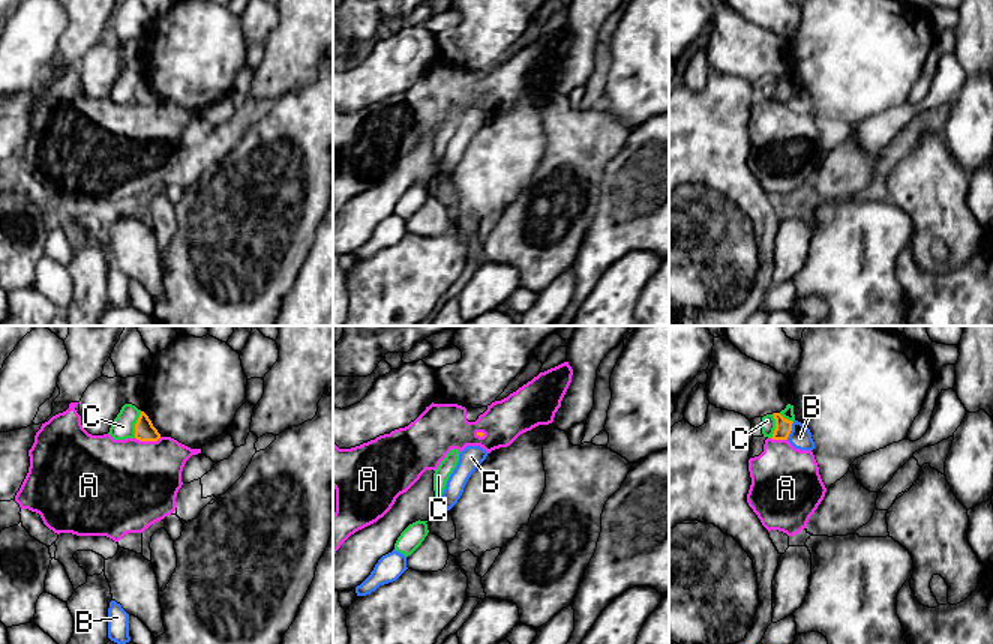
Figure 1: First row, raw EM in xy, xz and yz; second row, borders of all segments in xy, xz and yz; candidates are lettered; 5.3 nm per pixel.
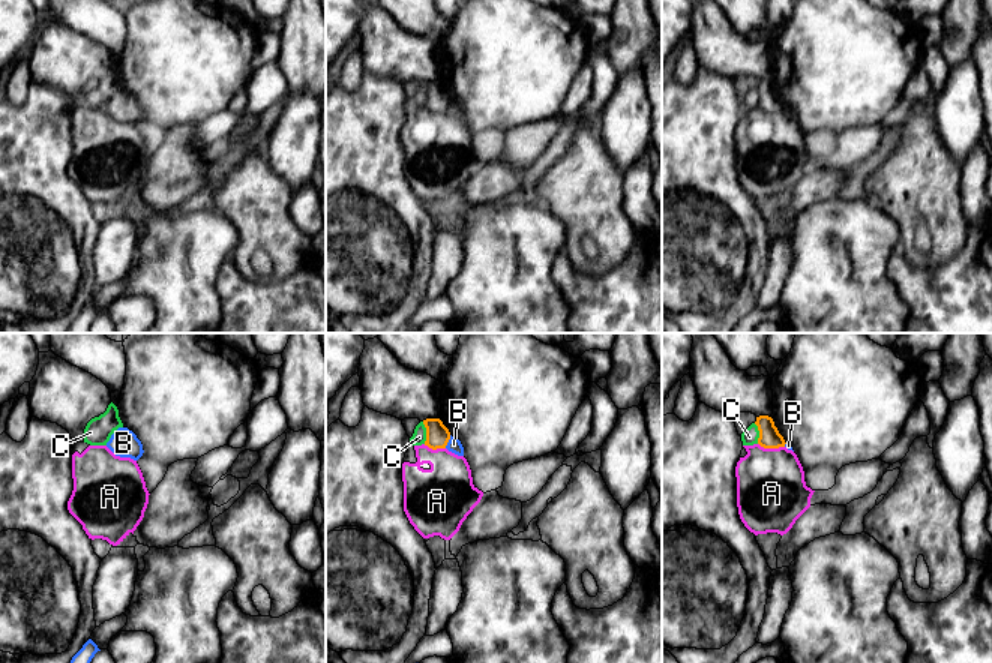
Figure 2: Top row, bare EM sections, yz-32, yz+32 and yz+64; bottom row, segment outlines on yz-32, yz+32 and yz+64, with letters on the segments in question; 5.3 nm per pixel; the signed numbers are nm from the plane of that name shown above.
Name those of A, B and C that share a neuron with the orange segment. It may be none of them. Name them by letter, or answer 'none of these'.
B

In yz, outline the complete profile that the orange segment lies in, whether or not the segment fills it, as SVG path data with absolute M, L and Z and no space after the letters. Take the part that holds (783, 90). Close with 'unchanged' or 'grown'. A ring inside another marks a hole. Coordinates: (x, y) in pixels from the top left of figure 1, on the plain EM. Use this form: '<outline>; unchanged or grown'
M774 77L776 93L772 104L788 104L795 113L813 114L814 105L810 93L798 84L788 84L780 77Z; grown

